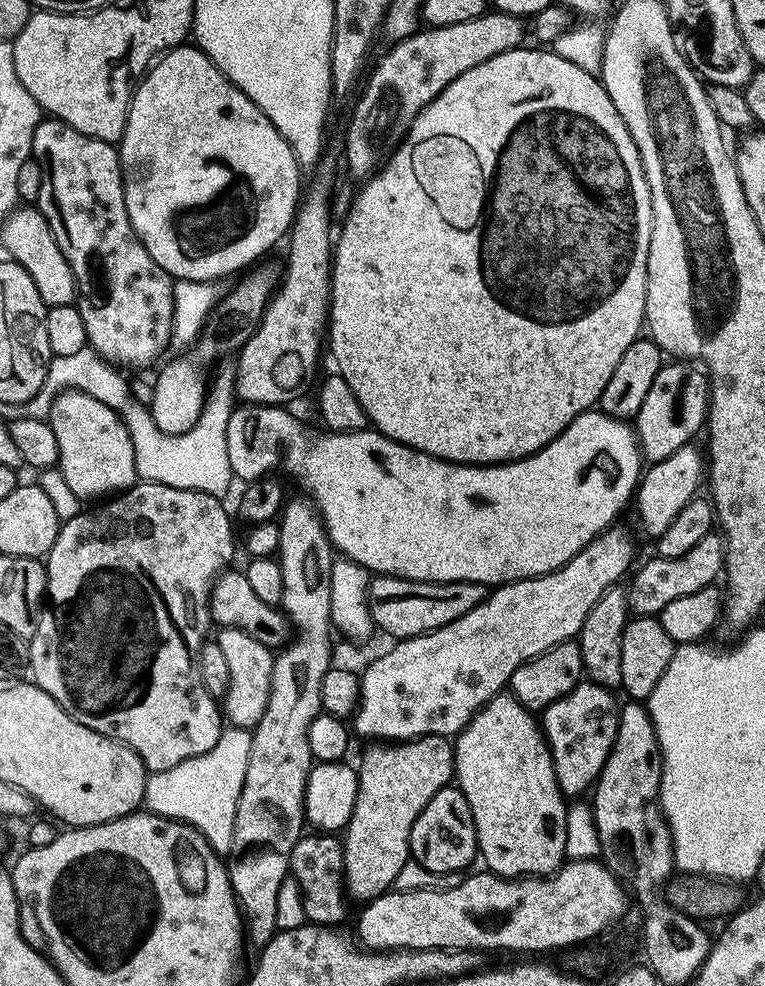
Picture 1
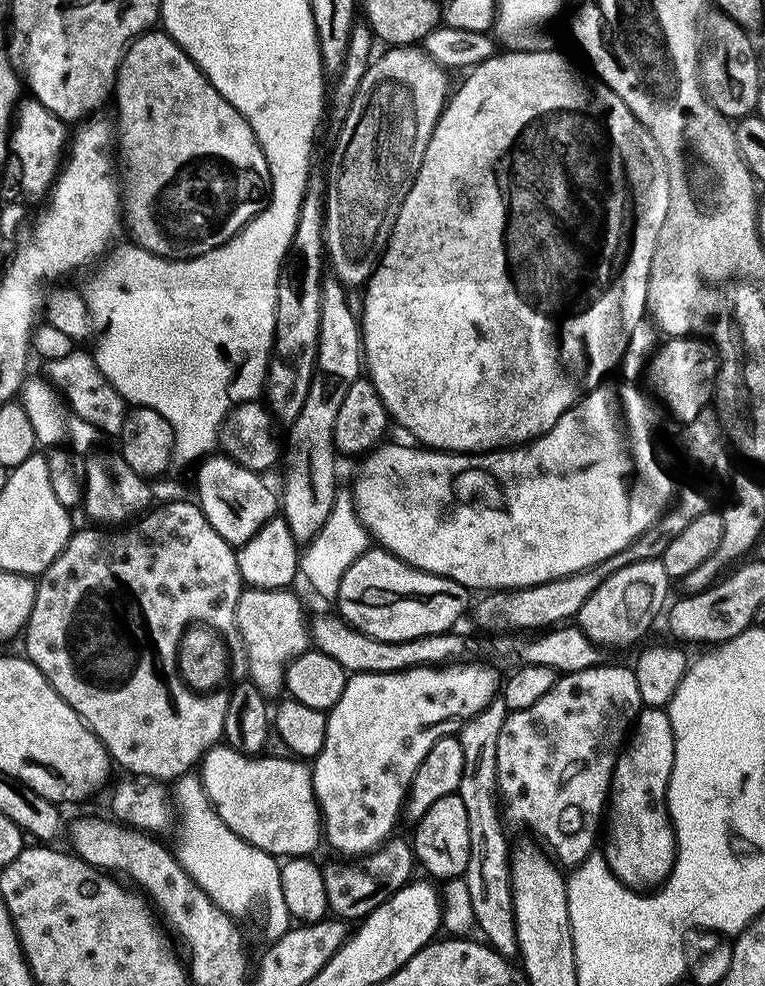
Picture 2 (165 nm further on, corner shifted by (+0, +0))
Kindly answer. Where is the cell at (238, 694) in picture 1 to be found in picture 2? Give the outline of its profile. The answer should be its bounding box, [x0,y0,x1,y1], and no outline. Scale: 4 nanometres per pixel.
[236,587,310,698]

